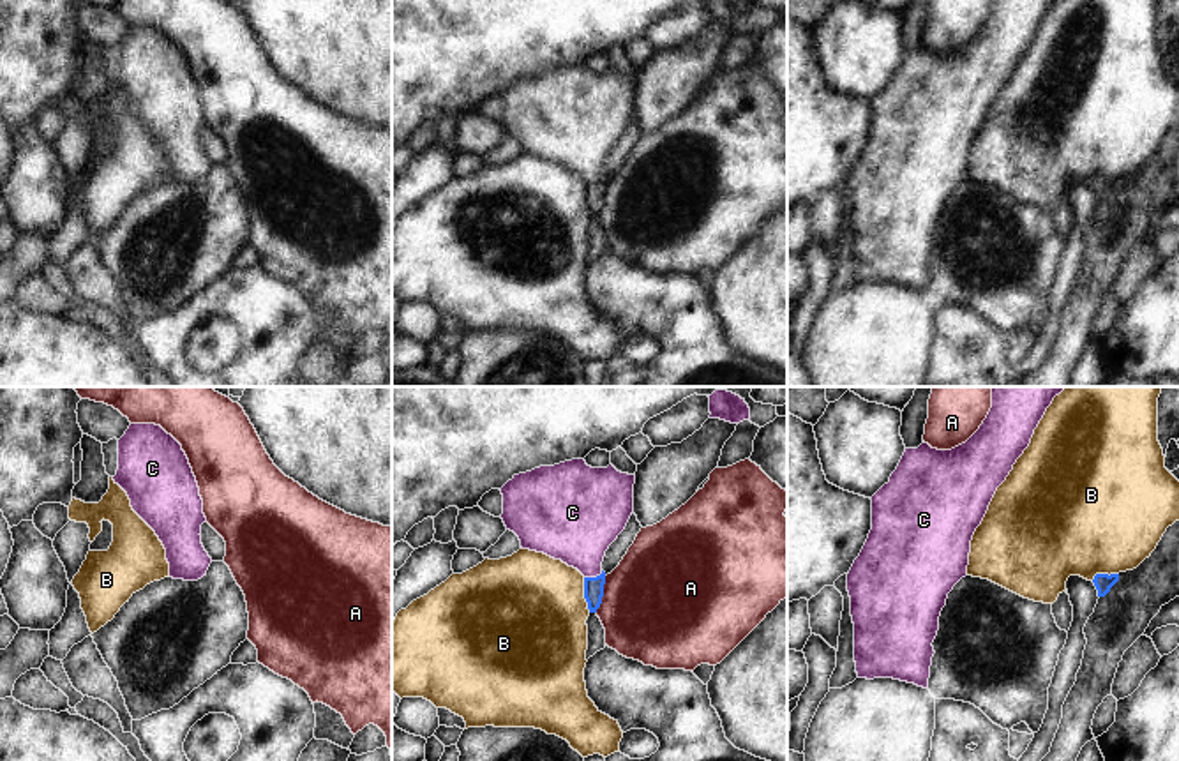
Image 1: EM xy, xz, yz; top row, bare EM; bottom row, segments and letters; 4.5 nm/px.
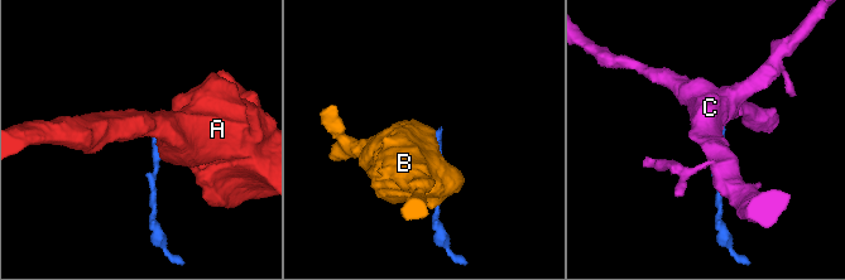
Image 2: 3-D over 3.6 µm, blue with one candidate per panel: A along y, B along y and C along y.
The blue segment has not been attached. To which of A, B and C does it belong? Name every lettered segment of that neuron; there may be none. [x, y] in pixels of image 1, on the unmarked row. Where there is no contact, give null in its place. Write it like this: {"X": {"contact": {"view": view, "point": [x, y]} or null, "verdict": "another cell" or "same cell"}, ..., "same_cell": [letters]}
{"A": {"contact": {"view": "xz", "point": [602, 198]}, "verdict": "another cell"}, "B": {"contact": {"view": "xz", "point": [585, 200]}, "verdict": "another cell"}, "C": {"contact": {"view": "xz", "point": [593, 182]}, "verdict": "same cell"}, "same_cell": ["C"]}

